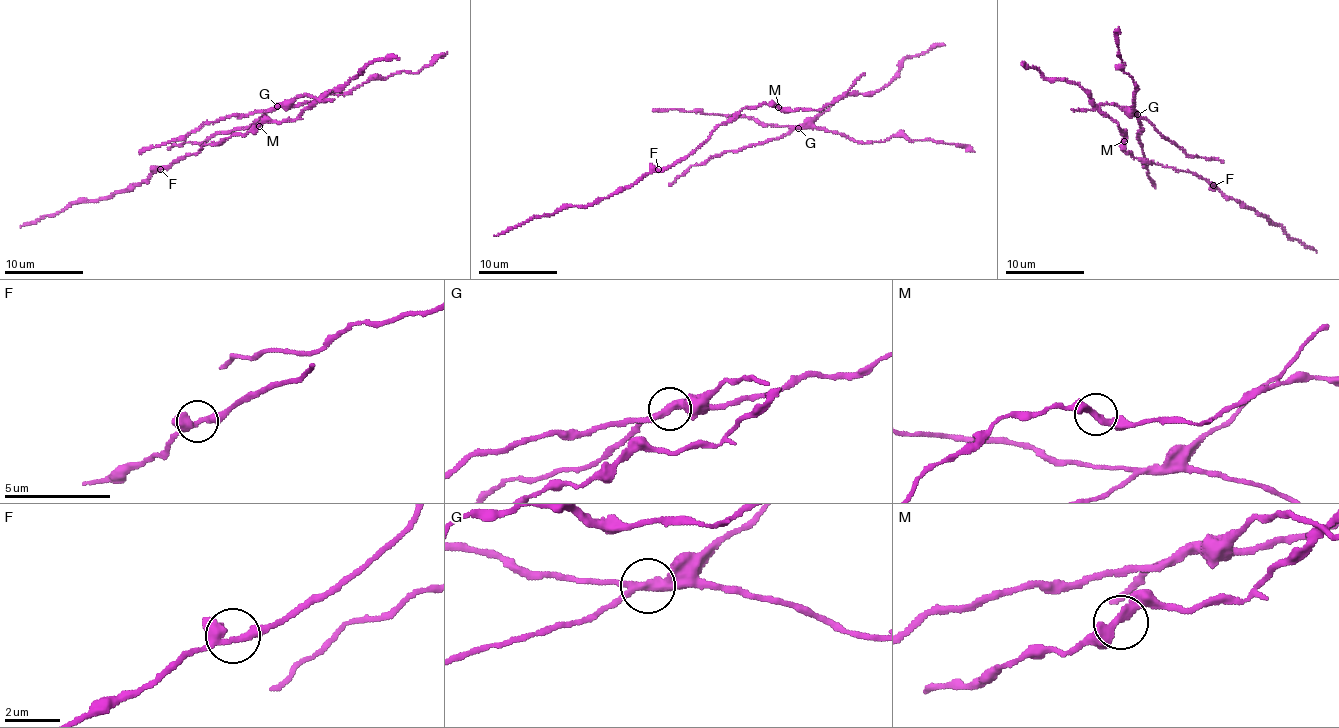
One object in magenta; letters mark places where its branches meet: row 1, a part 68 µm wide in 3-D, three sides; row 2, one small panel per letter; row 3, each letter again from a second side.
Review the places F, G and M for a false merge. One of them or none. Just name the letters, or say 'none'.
G

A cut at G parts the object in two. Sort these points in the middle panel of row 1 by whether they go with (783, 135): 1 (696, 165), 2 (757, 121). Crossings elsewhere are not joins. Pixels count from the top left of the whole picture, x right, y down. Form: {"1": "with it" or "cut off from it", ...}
{"1": "with it", "2": "cut off from it"}

